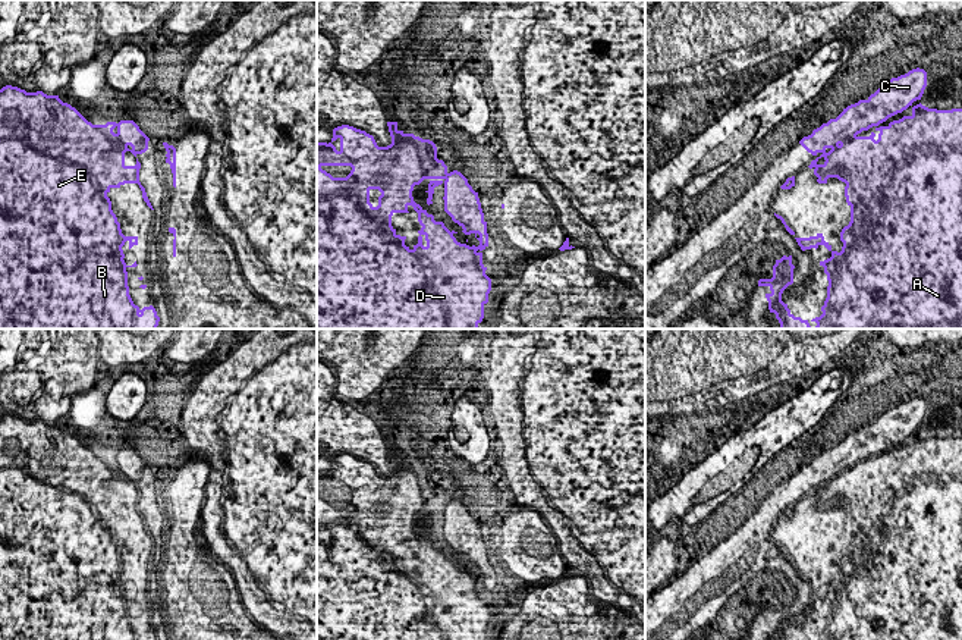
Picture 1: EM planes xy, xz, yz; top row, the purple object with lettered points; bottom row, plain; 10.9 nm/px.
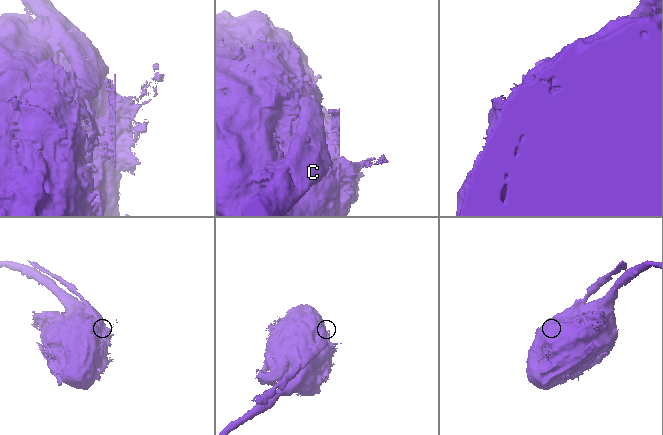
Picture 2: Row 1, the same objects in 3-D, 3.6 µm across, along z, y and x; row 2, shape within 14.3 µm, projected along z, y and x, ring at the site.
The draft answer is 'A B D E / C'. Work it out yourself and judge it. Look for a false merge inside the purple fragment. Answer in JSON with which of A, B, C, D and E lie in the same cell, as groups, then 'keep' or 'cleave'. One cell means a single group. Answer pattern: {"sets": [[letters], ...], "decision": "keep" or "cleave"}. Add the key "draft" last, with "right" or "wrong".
{"sets": [["A", "B", "D", "E"], ["C"]], "decision": "cleave", "draft": "right"}

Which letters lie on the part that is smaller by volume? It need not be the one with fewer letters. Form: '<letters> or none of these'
C

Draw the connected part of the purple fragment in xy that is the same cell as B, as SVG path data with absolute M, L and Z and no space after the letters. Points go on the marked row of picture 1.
M6 85L0 90L0 329L157 329L160 317L155 308L150 305L141 310L133 304L129 295L126 269L136 267L138 264L136 261L132 266L125 263L122 247L126 241L129 242L129 250L138 245L138 236L125 236L122 233L120 223L107 197L111 188L120 188L125 183L138 183L144 201L154 210L145 188L139 182L141 163L136 159L135 166L125 164L125 153L131 151L135 157L145 153L150 138L133 120L129 120L129 125L135 125L144 137L135 141L131 150L120 141L119 134L113 132L117 126L116 122L92 125L75 107L63 103L59 95L47 95L43 91L26 92L12 85Z

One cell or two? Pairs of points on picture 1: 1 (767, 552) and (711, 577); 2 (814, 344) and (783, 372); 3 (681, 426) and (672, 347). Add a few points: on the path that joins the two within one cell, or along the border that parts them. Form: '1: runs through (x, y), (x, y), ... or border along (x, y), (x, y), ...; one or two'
1: border along (761, 540), (757, 552), (741, 561), (725, 598); two
2: runs through (807, 348), (791, 364); one
3: border along (660, 404), (694, 405), (711, 417); two

